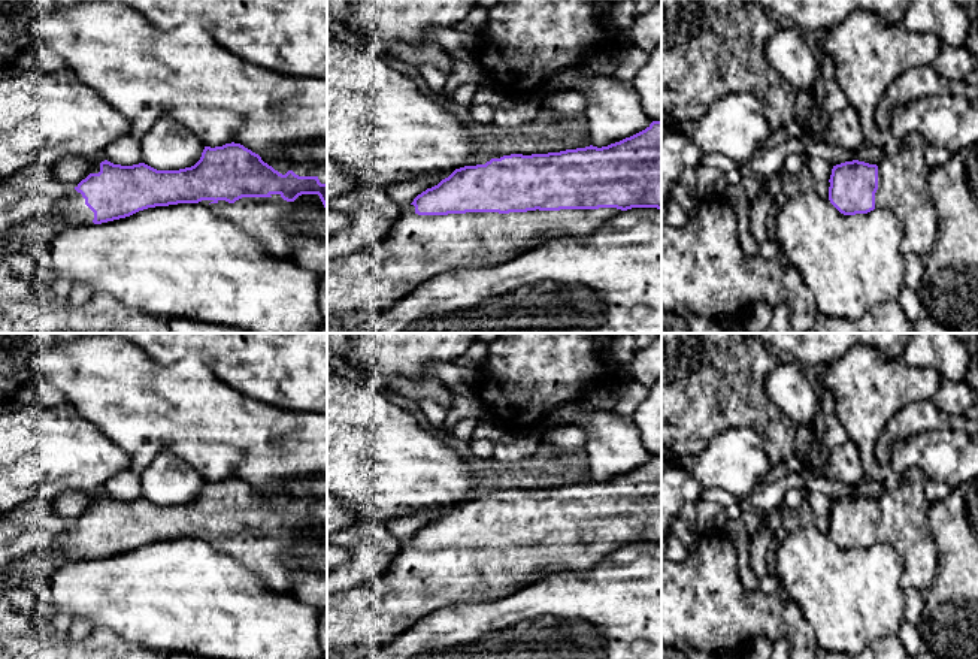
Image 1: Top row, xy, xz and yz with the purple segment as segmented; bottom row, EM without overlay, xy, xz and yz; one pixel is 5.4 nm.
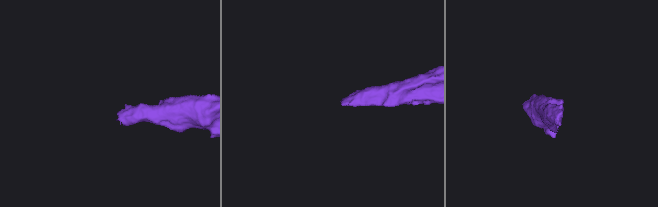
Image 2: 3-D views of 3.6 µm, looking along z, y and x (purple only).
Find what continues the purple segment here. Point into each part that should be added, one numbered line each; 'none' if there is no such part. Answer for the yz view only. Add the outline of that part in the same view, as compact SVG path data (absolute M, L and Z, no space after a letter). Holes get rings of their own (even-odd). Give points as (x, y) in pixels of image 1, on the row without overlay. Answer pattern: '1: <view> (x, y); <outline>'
1: yz (904, 523); M908 468L893 490L878 501L875 544L890 544L903 562L902 589L914 587L924 596L938 575L938 547L929 522L930 502L924 493L926 475Z

